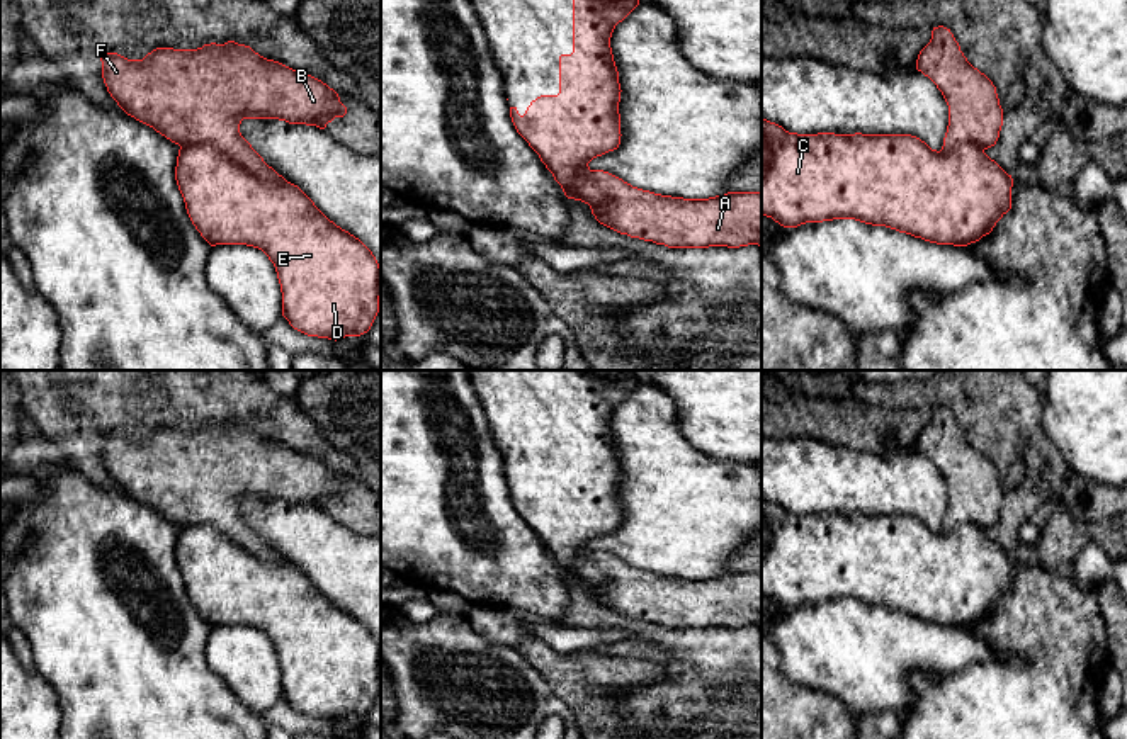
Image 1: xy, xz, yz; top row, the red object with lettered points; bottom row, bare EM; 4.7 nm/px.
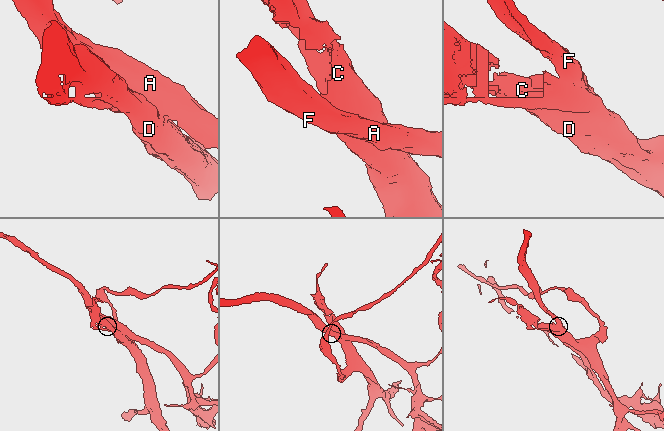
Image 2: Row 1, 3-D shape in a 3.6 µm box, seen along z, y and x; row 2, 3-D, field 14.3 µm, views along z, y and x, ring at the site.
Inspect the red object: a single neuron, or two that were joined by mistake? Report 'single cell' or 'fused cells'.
fused cells

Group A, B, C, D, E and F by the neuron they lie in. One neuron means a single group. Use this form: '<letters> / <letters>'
A B F / C D E

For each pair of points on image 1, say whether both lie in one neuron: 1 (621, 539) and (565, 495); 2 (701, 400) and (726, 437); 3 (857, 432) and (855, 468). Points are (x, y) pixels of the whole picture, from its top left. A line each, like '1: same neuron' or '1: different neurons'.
1: different neurons
2: same neuron
3: different neurons

